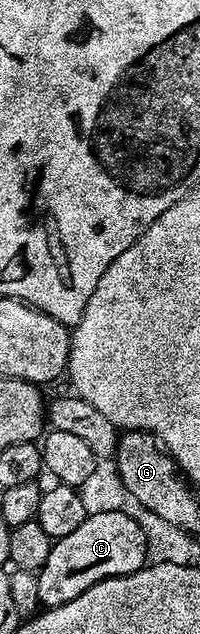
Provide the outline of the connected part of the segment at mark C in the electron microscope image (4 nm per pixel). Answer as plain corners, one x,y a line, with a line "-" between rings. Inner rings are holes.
120,511
86,515
84,524
80,524
76,532
68,532
68,536
57,539
51,545
47,560
36,574
39,603
46,608
68,604
68,600
76,600
80,592
98,582
134,574
147,562
144,532
136,520

